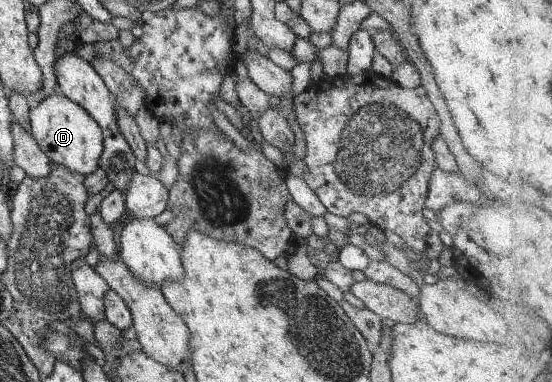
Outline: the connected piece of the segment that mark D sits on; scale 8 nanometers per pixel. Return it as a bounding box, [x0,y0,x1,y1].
[28,92,102,177]

